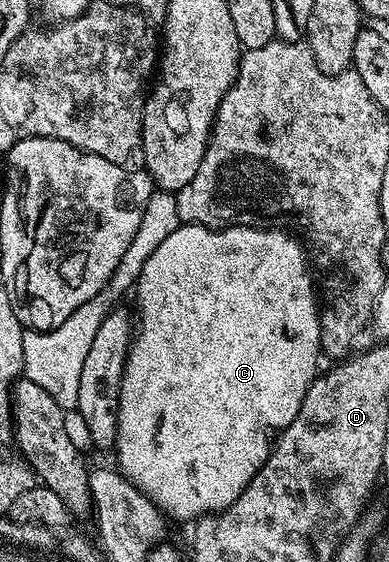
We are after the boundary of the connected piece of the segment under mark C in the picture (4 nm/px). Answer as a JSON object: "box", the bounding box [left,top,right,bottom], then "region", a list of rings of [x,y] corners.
{"box":[116,224,323,523],"region":[[[182,224],[161,241],[140,272],[136,285],[136,329],[120,384],[116,466],[128,481],[142,490],[169,519],[172,517],[189,523],[201,518],[203,514],[227,510],[254,479],[258,469],[265,464],[272,449],[272,435],[285,430],[288,424],[292,424],[292,420],[296,420],[300,404],[304,404],[304,396],[316,377],[314,354],[323,353],[322,315],[316,282],[310,279],[312,266],[308,261],[307,251],[293,233],[290,235],[282,230],[266,229],[262,226],[227,226],[218,229],[201,224]]]}

